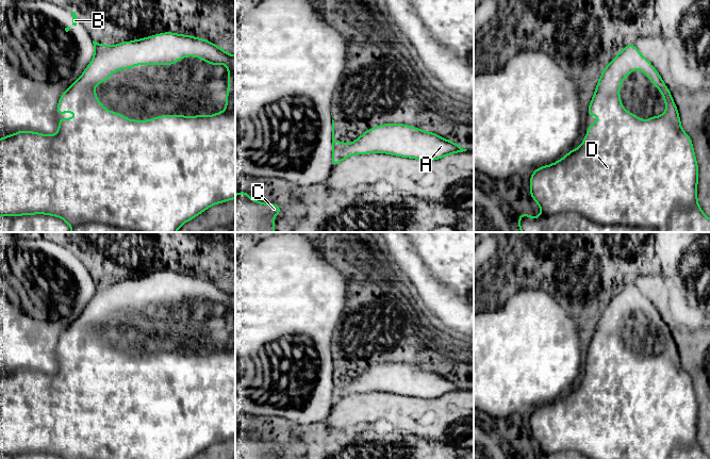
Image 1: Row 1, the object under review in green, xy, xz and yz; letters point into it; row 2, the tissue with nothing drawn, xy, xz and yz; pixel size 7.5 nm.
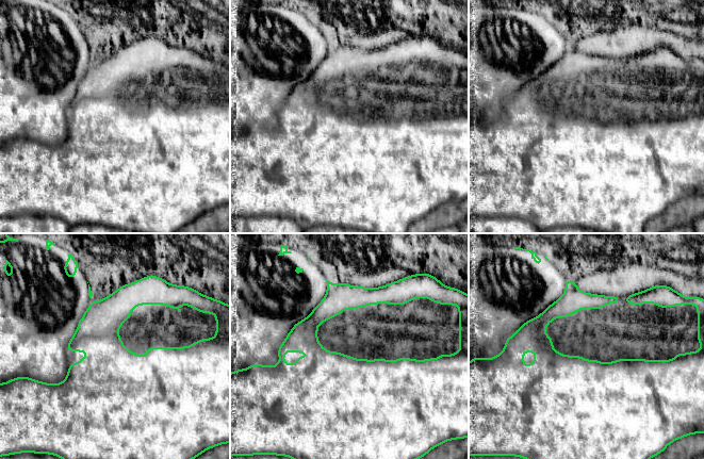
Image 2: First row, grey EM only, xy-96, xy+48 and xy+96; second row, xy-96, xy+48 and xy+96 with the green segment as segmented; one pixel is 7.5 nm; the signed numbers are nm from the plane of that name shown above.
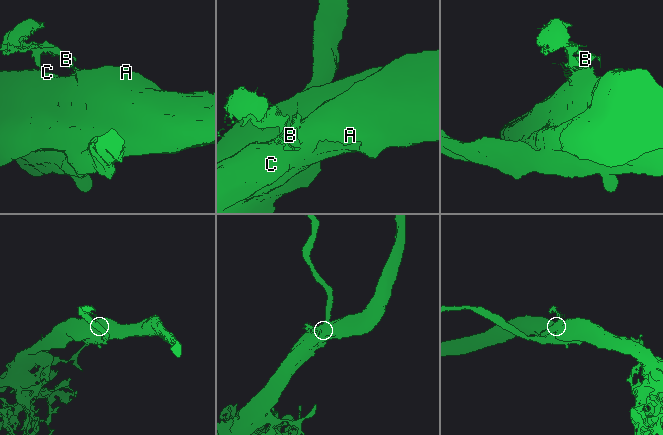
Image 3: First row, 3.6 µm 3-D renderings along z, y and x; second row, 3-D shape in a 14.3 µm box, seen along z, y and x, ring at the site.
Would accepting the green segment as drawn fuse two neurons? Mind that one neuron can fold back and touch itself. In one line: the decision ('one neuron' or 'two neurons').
two neurons

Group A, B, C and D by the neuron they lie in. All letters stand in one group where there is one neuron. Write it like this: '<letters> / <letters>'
A C D / B

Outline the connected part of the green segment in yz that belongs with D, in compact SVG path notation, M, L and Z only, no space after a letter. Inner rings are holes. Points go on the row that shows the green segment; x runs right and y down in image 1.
M632 46L625 48L610 64L604 68L601 77L596 85L594 96L589 105L588 115L595 117L597 112L610 112L610 116L599 117L597 121L589 126L589 130L582 144L577 149L572 149L565 157L556 163L536 168L530 176L530 195L541 208L539 217L531 217L527 213L521 213L518 227L522 232L710 232L710 218L701 211L697 202L698 165L696 162L693 144L690 136L682 130L679 112L672 98L668 87L664 84L659 72ZM634 69L641 69L651 83L662 93L663 102L667 104L662 116L651 116L649 120L643 120L631 112L626 112L620 99L620 86L622 81Z

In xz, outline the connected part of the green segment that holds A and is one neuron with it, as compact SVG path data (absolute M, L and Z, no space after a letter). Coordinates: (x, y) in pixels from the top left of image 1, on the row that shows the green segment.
M384 124L365 131L344 152L349 157L378 152L434 161L466 150L432 132L402 124Z

